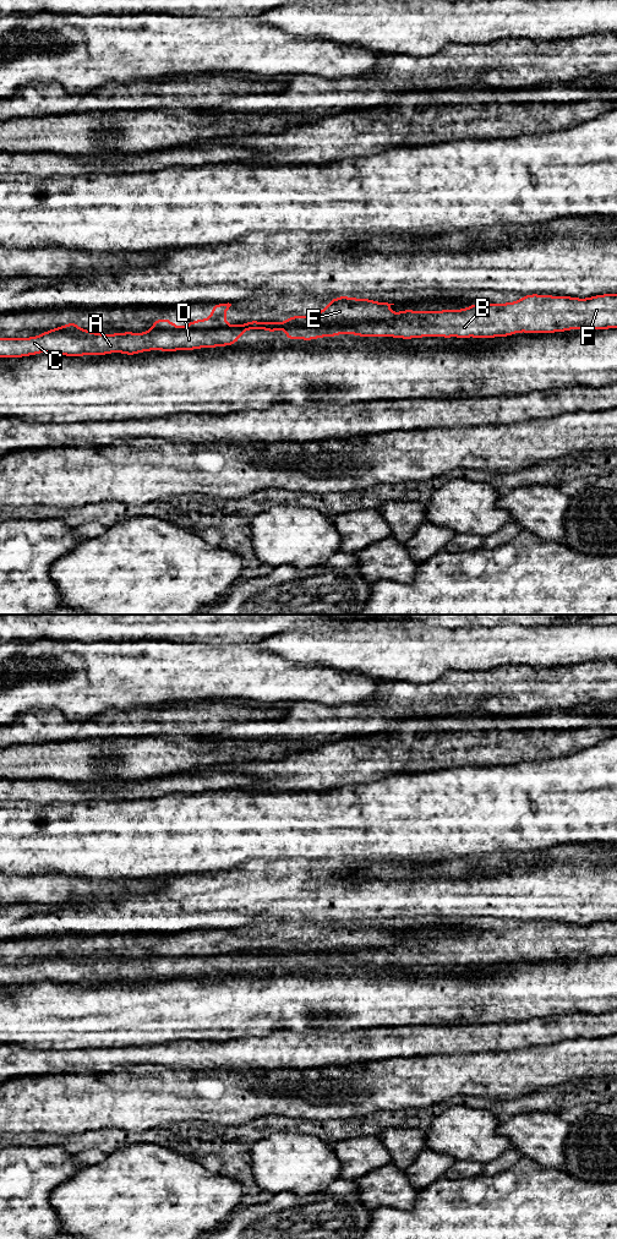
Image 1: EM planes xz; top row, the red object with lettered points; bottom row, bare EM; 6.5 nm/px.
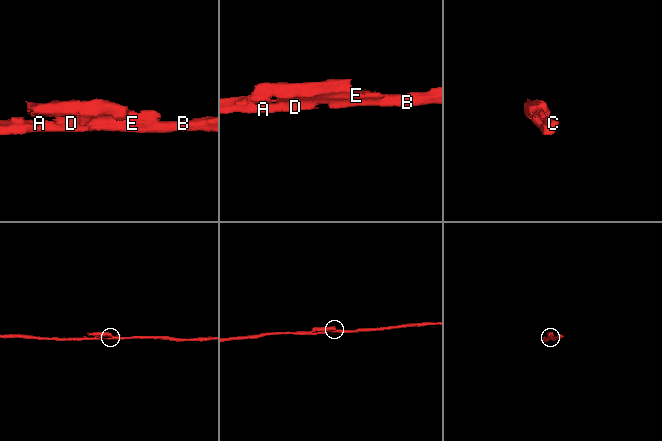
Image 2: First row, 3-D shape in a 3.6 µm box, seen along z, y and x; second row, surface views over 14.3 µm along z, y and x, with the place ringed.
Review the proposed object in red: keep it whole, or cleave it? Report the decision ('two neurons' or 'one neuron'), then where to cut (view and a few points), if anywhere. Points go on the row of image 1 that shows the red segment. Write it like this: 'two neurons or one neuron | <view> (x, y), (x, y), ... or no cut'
two neurons | xz (396, 314), (383, 320), (337, 322), (287, 321)

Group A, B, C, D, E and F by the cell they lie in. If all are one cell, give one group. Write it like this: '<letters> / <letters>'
A B C D F / E

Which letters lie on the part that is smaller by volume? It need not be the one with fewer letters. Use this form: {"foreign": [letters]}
{"foreign": ["E"]}

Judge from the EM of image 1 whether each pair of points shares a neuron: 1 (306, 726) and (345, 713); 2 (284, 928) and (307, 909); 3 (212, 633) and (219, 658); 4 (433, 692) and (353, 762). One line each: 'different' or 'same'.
1: same
2: different
3: different
4: different

